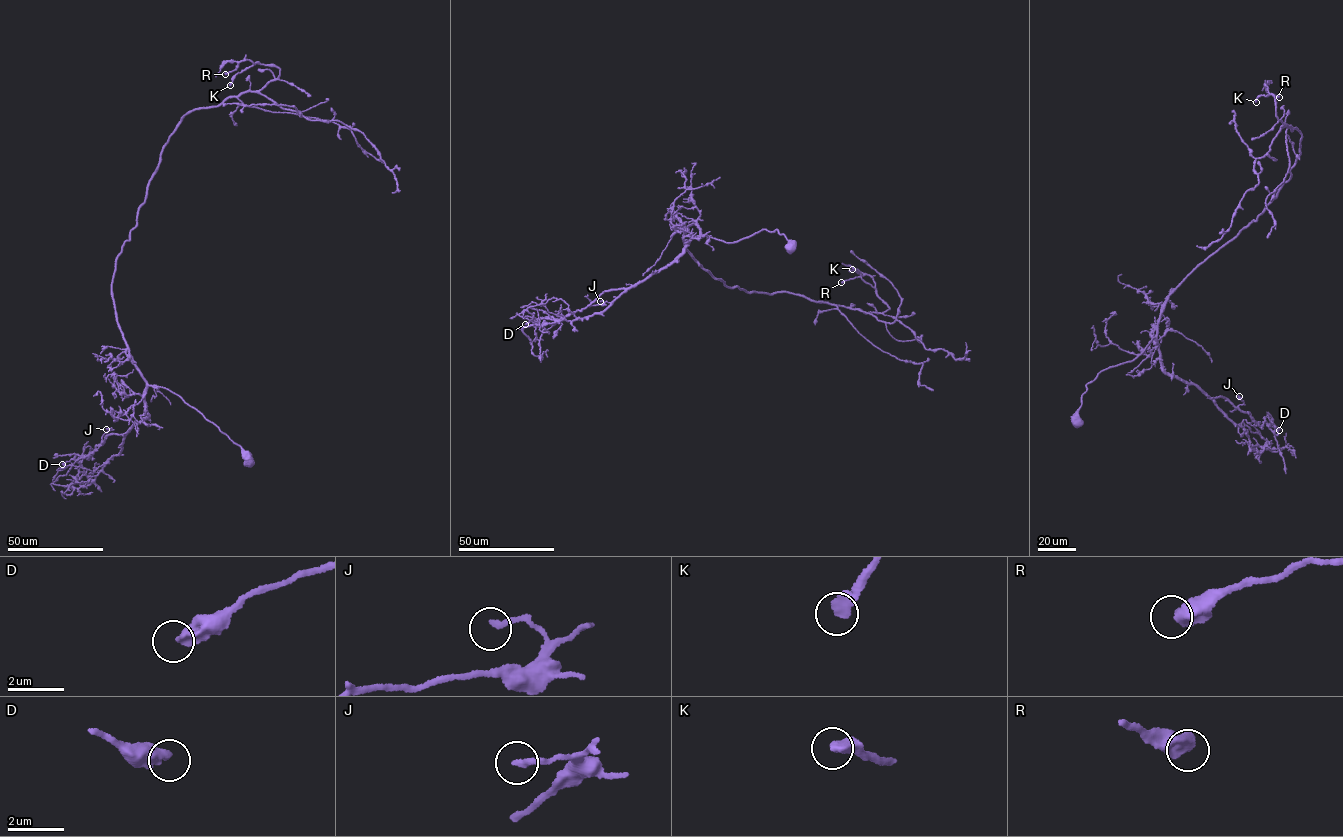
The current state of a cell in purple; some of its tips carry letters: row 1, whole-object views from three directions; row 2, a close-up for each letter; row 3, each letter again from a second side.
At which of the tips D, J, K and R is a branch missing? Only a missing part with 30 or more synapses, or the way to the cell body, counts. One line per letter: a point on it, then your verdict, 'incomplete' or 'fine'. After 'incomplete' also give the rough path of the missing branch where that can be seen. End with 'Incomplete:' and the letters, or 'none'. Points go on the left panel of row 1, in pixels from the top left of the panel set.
D: at (62, 464); fine
J: at (106, 429); fine
K: at (230, 85); incomplete; missing branch runs (230, 85), (210, 103)
R: at (225, 74); fine
Incomplete: K

